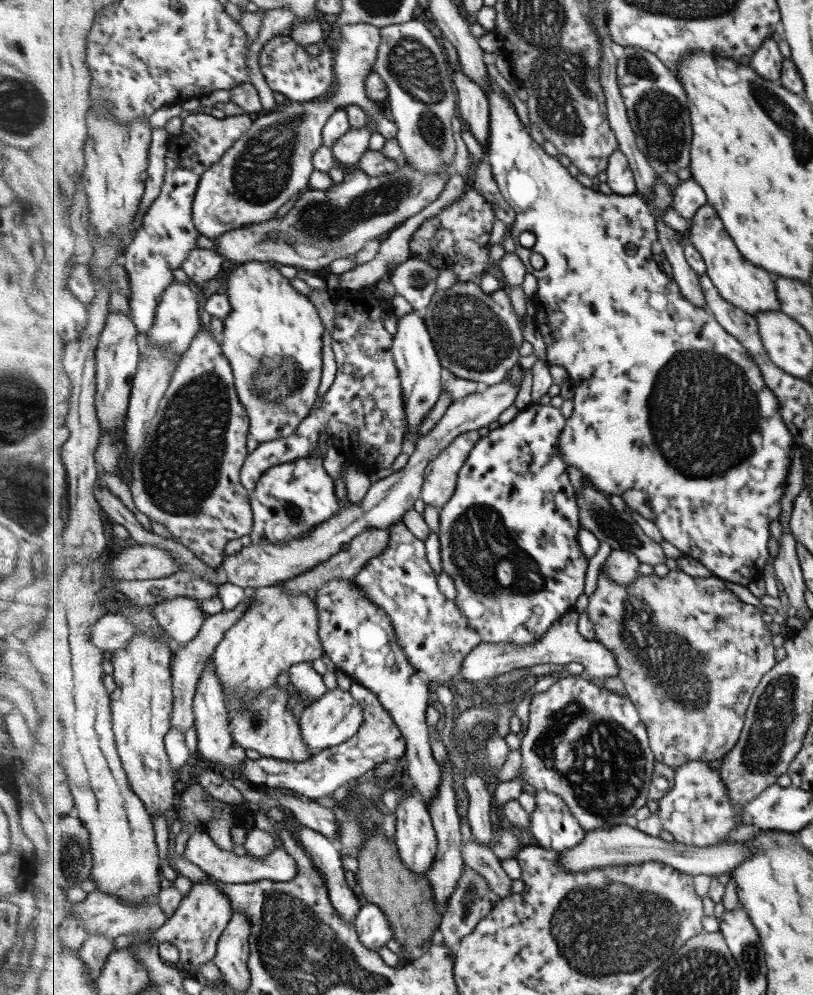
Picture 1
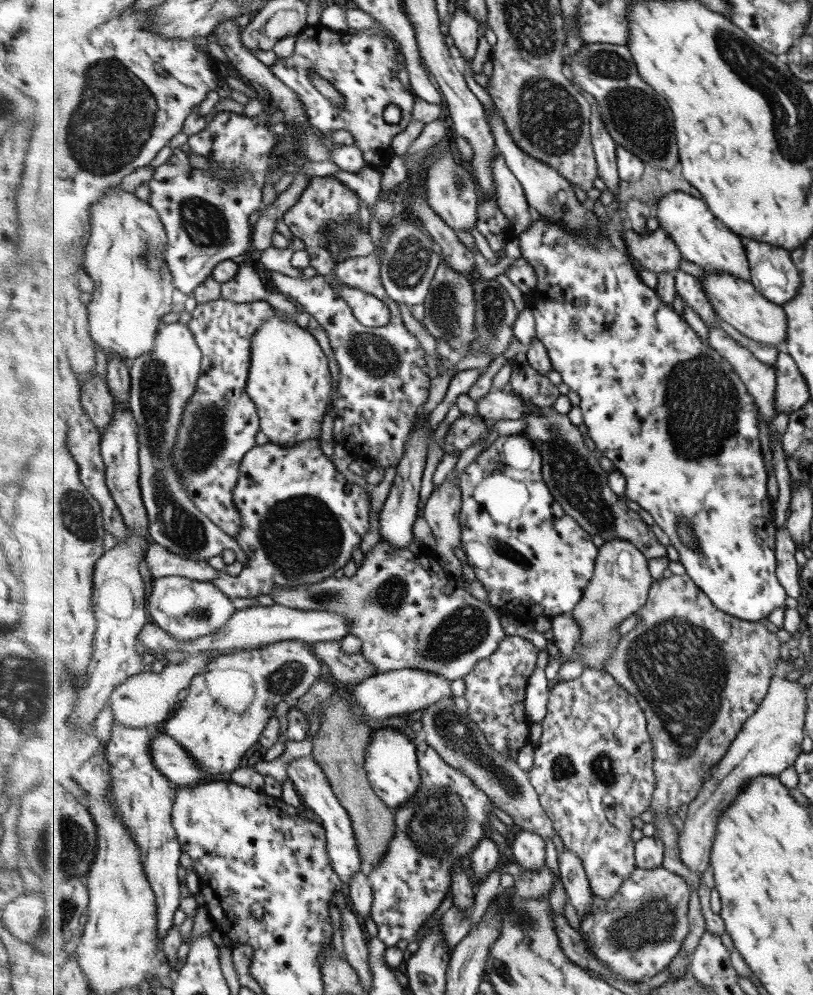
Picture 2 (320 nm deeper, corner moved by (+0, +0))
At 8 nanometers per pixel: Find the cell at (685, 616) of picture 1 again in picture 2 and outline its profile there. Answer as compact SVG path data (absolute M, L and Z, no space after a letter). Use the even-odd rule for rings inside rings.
M687 572L654 581L647 604L636 614L640 618L635 628L622 635L616 654L608 658L607 670L638 698L639 706L646 711L654 742L654 772L658 780L654 801L648 809L657 819L652 824L654 835L663 840L666 848L663 865L683 876L689 890L697 891L700 875L693 873L681 860L680 834L669 817L675 815L681 806L690 806L697 799L705 773L722 761L743 726L759 710L767 696L771 678L777 672L782 643L775 632L767 630L763 623L765 619L757 622L743 620L715 606L710 595L705 594Z

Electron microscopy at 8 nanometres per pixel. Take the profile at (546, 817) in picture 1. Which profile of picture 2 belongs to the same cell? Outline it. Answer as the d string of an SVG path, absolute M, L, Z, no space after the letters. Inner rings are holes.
M565 847L559 855L560 878L565 892L571 900L571 905L576 909L576 914L586 916L593 906L593 892L583 861Z

